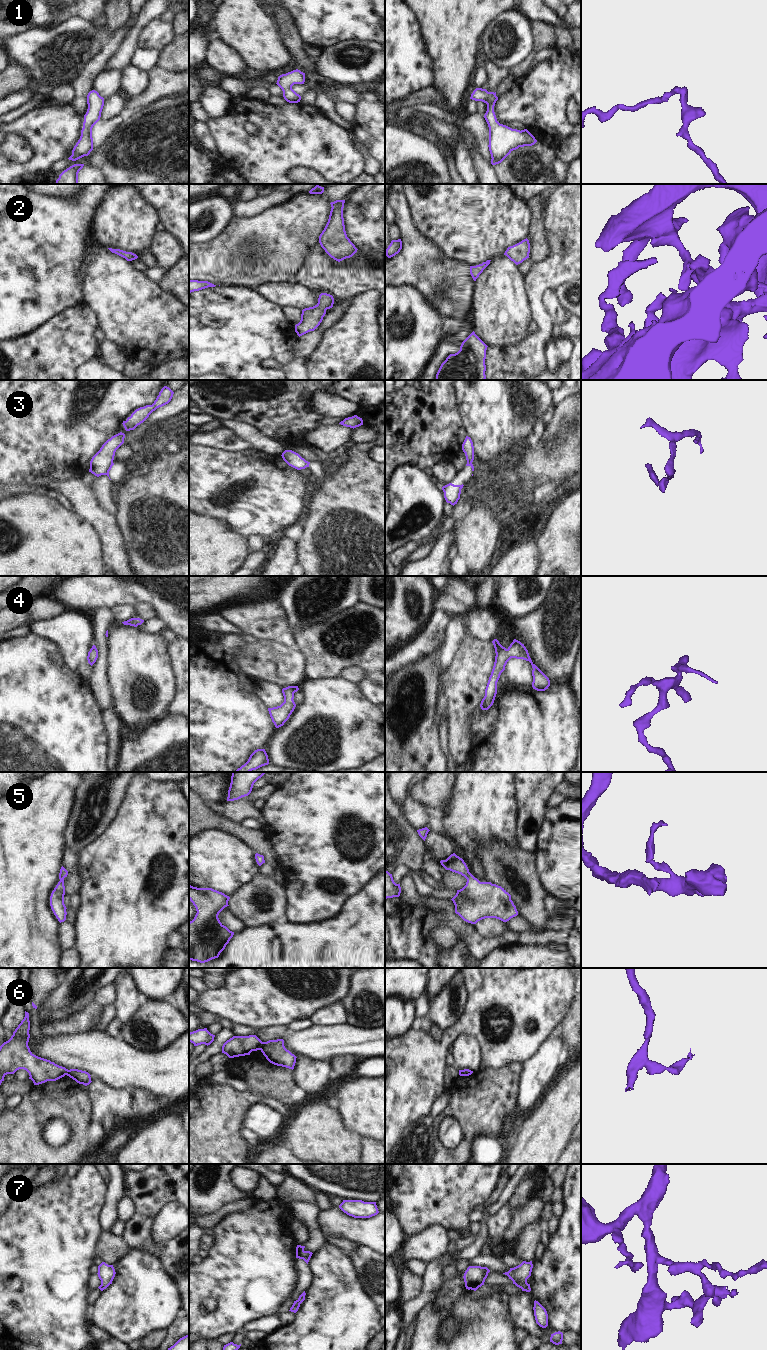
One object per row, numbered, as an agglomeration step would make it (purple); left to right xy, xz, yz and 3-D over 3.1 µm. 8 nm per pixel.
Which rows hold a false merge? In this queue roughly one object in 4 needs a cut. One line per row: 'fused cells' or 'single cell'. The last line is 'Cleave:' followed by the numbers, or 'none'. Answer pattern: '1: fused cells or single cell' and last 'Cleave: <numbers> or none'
1: single cell
2: single cell
3: fused cells
4: single cell
5: single cell
6: fused cells
7: single cell
Cleave: 3, 6

